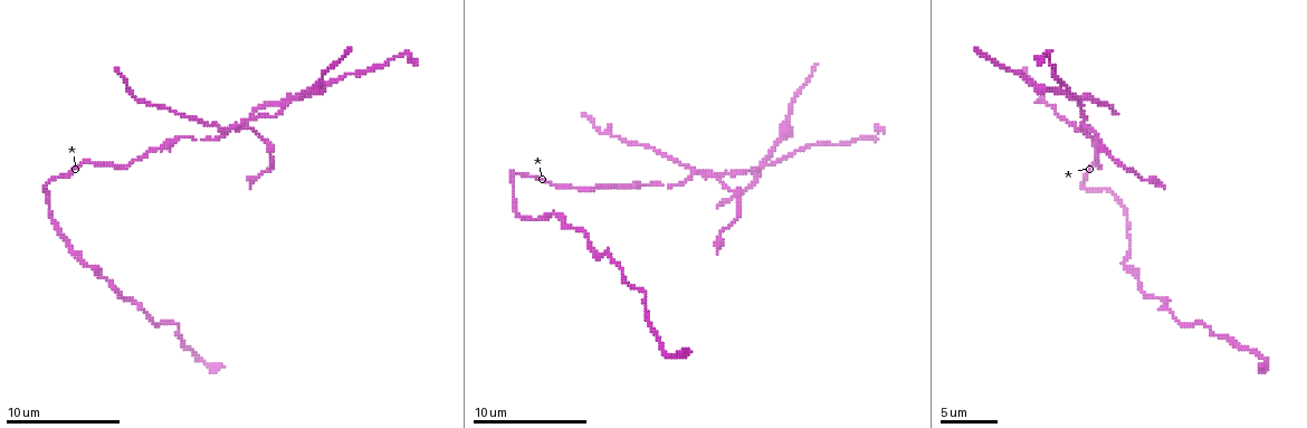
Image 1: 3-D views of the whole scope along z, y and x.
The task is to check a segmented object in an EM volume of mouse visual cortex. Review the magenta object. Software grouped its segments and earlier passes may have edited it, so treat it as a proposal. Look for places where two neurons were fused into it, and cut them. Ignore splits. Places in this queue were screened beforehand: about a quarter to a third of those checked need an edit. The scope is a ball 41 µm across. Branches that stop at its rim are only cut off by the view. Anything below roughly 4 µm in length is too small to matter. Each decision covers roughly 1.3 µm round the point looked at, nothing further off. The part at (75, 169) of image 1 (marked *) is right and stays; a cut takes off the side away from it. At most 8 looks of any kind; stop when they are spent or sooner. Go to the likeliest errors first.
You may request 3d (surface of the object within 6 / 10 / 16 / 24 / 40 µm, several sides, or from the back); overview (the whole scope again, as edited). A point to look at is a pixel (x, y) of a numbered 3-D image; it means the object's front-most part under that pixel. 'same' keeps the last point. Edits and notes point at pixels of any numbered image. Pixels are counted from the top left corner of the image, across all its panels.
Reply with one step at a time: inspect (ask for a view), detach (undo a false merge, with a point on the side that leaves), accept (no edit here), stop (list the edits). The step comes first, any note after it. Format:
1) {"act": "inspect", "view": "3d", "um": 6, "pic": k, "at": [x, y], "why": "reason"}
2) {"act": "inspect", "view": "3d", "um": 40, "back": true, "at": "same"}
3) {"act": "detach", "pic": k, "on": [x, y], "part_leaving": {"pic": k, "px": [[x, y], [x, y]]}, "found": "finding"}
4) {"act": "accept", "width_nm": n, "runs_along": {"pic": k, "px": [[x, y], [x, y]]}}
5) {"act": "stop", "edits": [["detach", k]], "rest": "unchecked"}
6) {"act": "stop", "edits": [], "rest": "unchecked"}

{"act": "inspect", "view": "3d", "um": 10, "pic": 1, "at": [225, 128]}

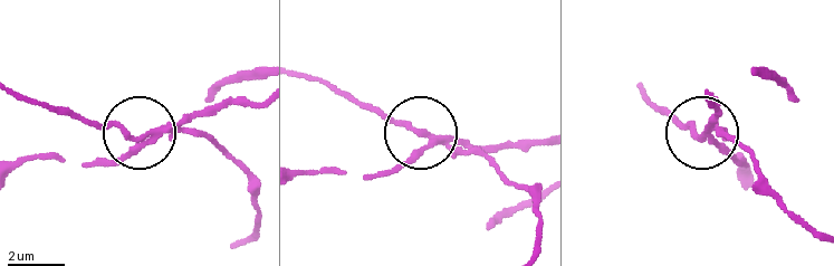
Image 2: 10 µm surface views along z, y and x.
{"act": "detach", "pic": 2, "on": [201, 135], "width_nm": 190, "part_leaving": {"pic": 2, "px": [[157, 126], [131, 134], [24, 95]]}, "found": "two neurons meet here"}

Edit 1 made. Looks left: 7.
{"act": "inspect", "view": "3d", "um": 10, "pic": 1, "at": [768, 160], "why": "arms part here"}

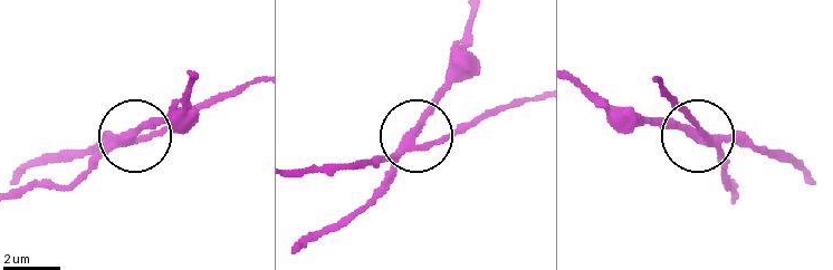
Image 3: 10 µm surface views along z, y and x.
{"act": "detach", "pic": 3, "on": [385, 189], "part_leaving": {"pic": 3, "px": [[404, 145], [470, 18]]}, "found": "two neurons meet here"}

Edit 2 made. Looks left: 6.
{"act": "inspect", "view": "3d", "um": 10, "pic": 1, "at": [644, 186], "why": "thick turns thin"}

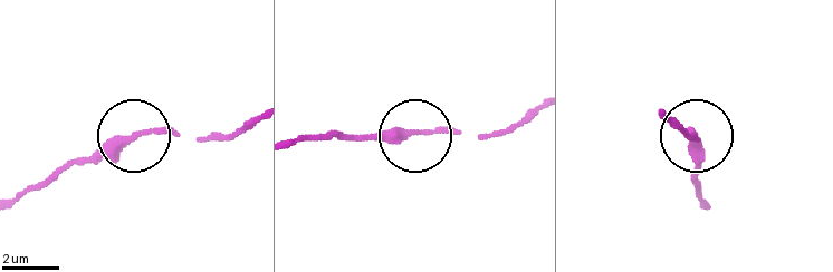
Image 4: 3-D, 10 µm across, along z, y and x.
{"act": "inspect", "view": "3d", "um": 6, "pic": 4, "at": [136, 134]}

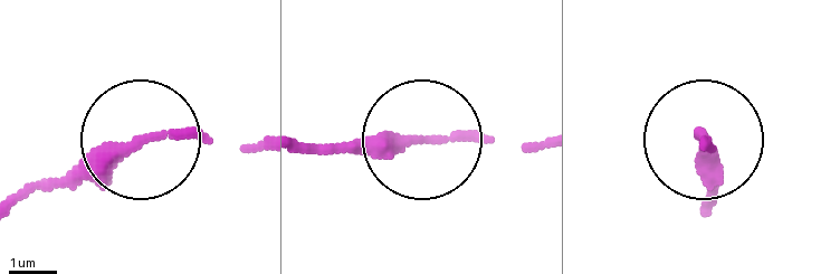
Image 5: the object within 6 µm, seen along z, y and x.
{"act": "accept", "width_nm": 240, "runs_along": {"pic": 5, "px": [[22, 197], [107, 177], [166, 133], [263, 145]]}, "found": "continuous, no second neuron"}

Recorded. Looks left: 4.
{"act": "inspect", "view": "3d", "um": 16, "pic": 1, "at": [173, 325], "why": "calibre changes"}

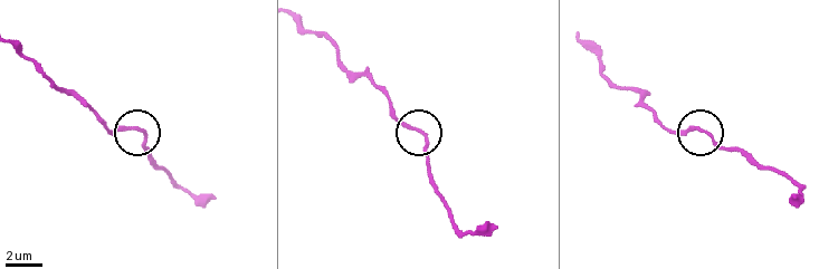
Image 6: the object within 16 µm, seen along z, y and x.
{"act": "accept", "runs_along": {"pic": 6, "px": [[15, 44], [108, 130], [143, 133], [150, 160]]}, "found": "continuous, no second neuron"}

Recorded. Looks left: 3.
{"act": "stop", "edits": [["detach", 2], ["detach", 3]], "rest": "unchecked"}

